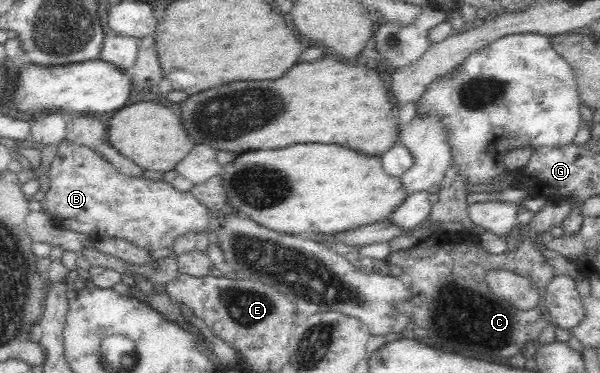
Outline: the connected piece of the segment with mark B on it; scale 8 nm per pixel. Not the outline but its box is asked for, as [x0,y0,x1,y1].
[40,141,209,250]

